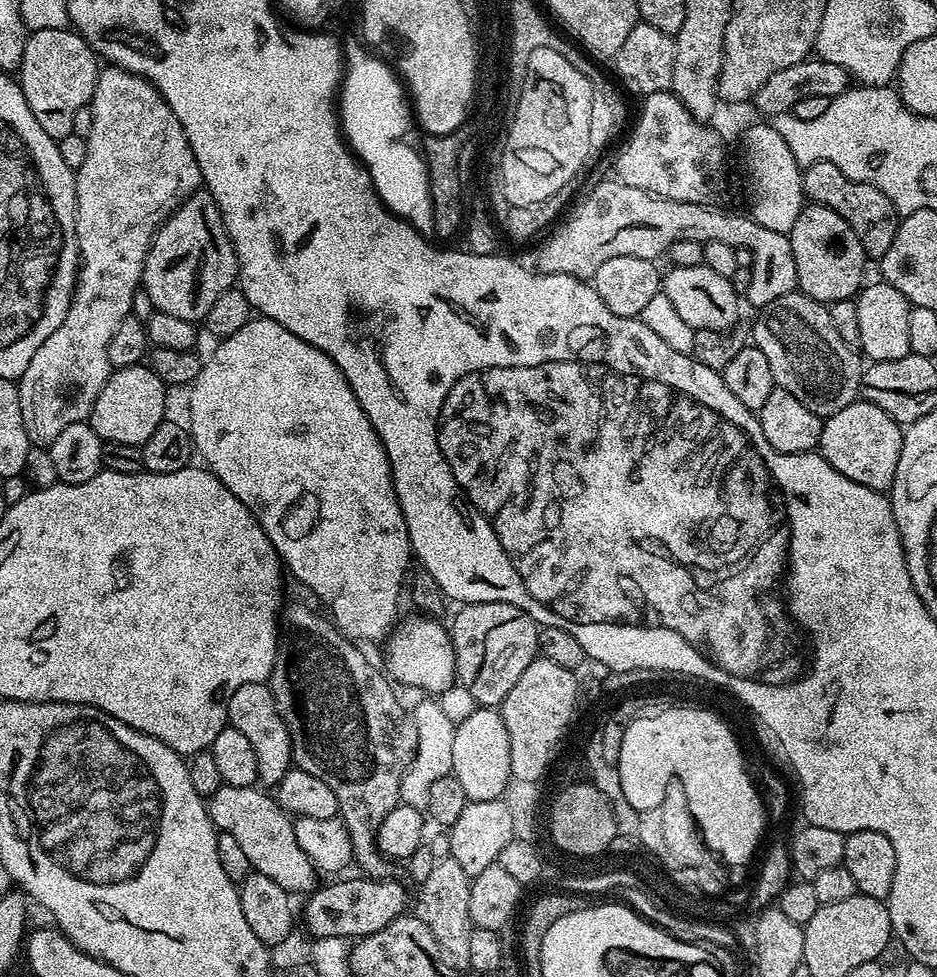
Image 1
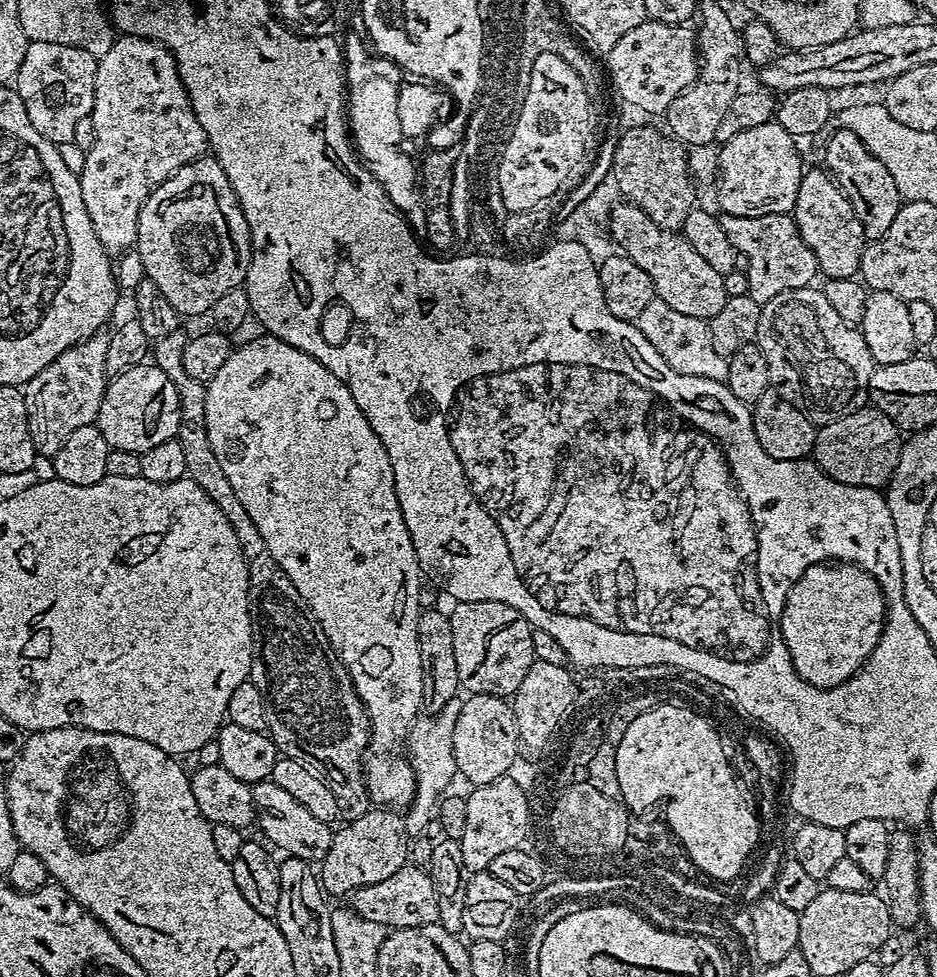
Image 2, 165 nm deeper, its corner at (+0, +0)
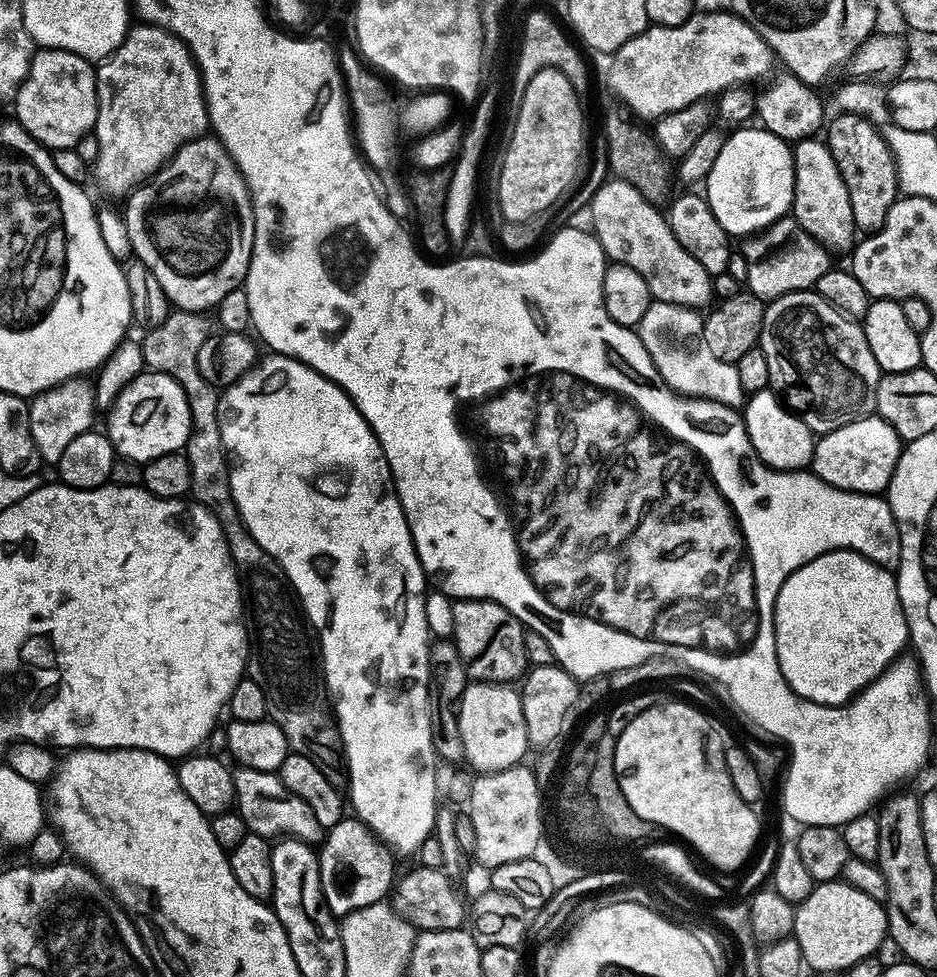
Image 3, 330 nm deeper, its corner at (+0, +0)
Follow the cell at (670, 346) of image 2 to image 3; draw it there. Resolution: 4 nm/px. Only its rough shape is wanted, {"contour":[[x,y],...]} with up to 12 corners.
{"contour":[[657,300],[638,331],[673,392],[745,403],[697,309]]}

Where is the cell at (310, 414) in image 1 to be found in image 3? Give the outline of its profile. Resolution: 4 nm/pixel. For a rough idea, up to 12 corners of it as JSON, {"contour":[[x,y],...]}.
{"contour":[[268,354],[218,422],[320,635],[351,811],[433,835],[426,577],[334,381]]}

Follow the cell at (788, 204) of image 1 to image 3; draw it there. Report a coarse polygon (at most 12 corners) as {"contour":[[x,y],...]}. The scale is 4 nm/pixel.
{"contour":[[740,126],[706,199],[729,237],[791,213],[793,145]]}

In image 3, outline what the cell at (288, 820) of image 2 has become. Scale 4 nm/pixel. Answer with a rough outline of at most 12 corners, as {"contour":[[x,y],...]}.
{"contour":[[231,769],[249,833],[319,845],[326,829],[279,775]]}

